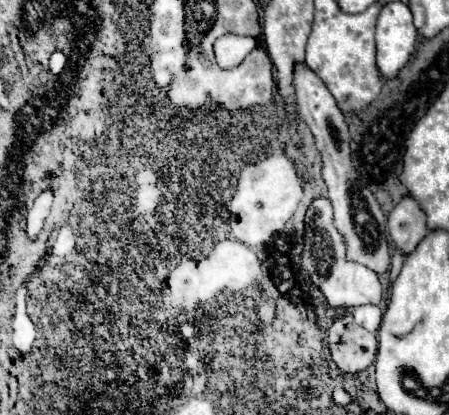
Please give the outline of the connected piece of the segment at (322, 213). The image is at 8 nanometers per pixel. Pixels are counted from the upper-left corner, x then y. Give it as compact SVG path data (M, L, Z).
M315 198L305 214L305 236L303 236L303 252L301 252L301 270L311 280L311 286L317 286L333 310L351 310L361 304L379 304L383 296L381 282L377 274L359 264L345 258L345 238L337 232L333 222L333 206L329 198Z

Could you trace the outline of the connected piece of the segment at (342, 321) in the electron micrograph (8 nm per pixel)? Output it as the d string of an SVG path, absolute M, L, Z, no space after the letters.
M351 312L343 314L343 318L337 318L333 322L327 342L335 364L349 374L357 374L369 368L377 354L375 334L355 324Z

